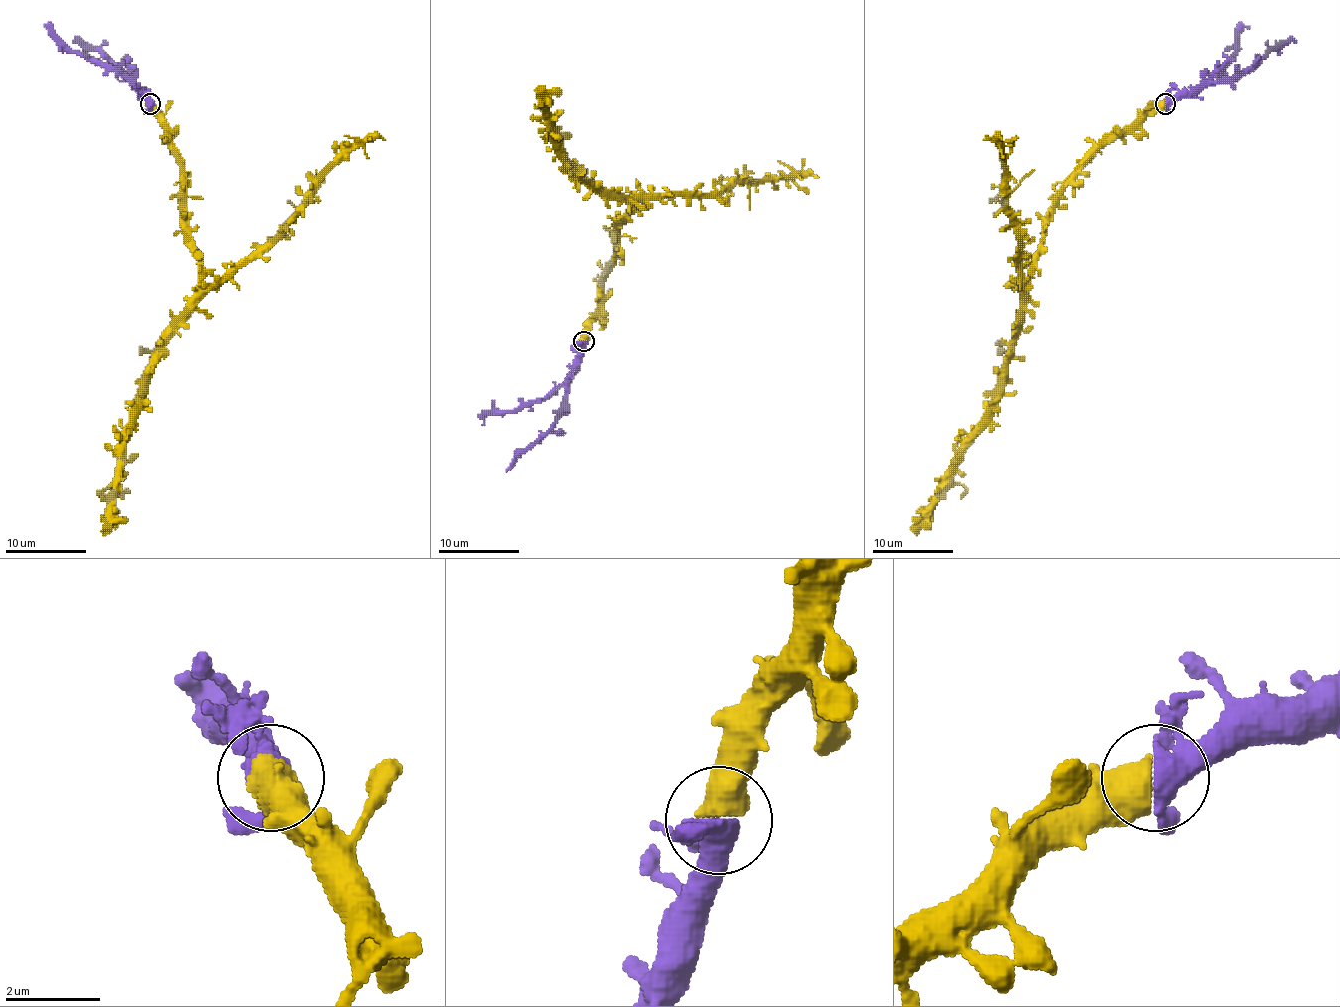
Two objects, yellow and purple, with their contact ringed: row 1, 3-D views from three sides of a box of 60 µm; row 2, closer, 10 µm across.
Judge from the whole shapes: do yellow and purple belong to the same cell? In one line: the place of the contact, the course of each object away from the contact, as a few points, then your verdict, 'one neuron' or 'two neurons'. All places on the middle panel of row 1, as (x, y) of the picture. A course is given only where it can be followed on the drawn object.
at (584, 341); yellow runs (583, 339), (585, 321), (597, 309), (599, 281), (609, 270), (614, 232), (632, 208), (569, 163), (536, 92); purple runs (583, 341), (575, 372), (565, 388), (565, 408), (506, 471); one neuron

